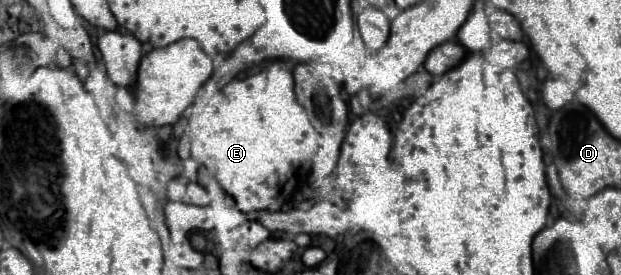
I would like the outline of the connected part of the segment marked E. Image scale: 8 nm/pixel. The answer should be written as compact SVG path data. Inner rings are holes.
M275 60L253 76L231 80L207 102L205 110L197 118L195 140L215 160L215 180L235 198L237 208L243 212L261 208L279 210L283 206L283 184L293 178L301 166L309 164L317 150L317 132L293 92L293 66L293 60Z

